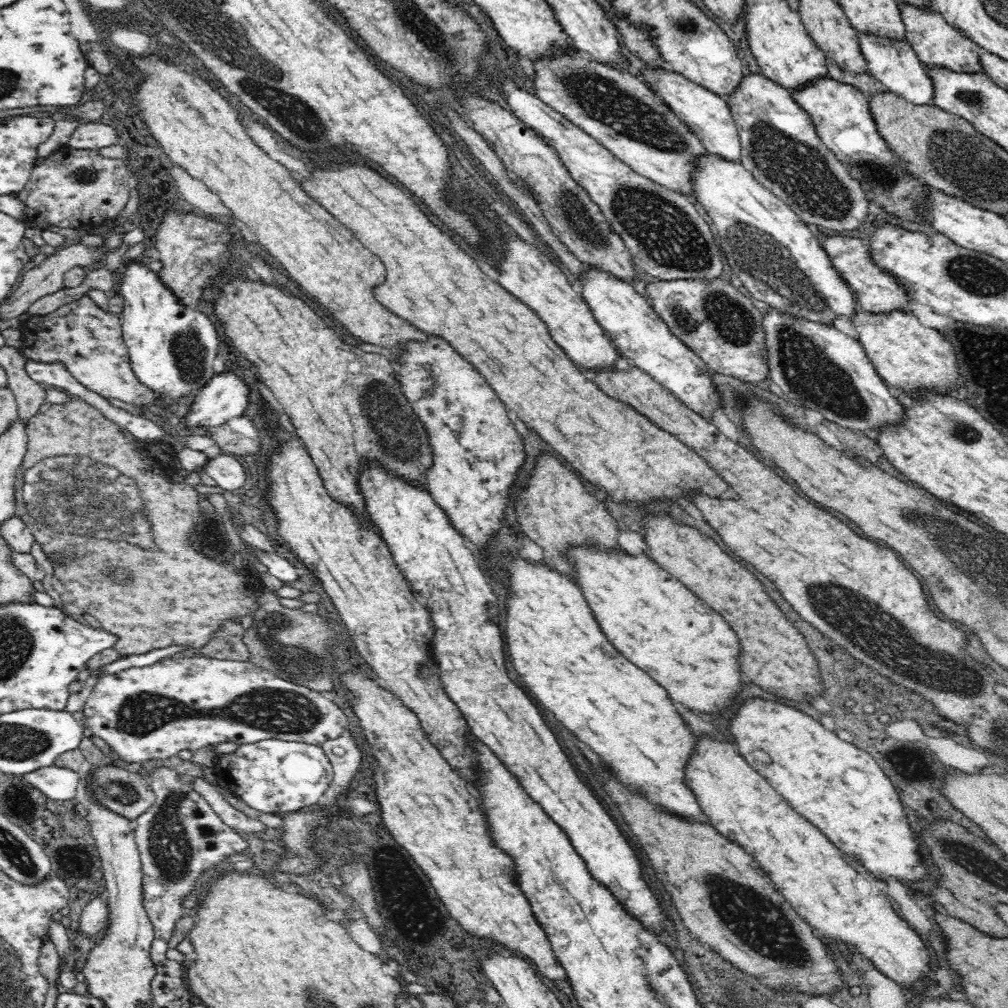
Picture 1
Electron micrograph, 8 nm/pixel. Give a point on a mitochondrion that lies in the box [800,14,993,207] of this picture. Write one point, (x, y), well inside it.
(975, 100)

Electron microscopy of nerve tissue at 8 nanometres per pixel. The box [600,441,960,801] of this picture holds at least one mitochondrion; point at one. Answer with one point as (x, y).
(927, 758)

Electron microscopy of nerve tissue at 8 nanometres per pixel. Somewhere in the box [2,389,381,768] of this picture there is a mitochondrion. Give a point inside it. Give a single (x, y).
(108, 515)

